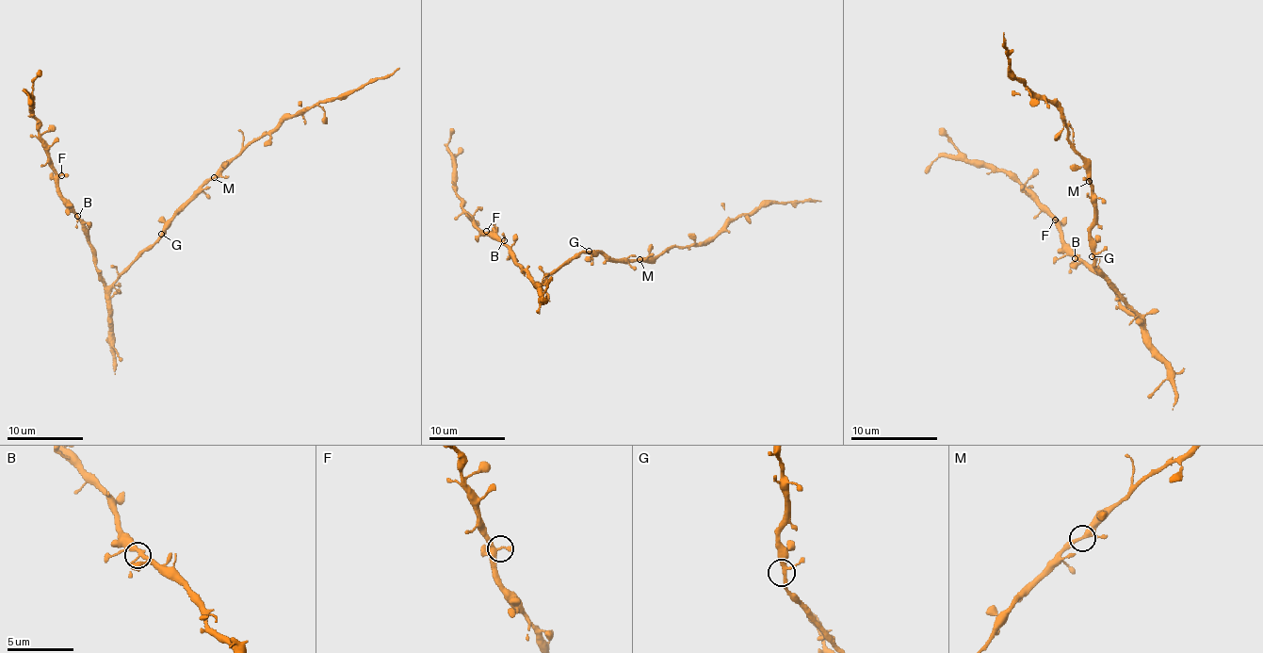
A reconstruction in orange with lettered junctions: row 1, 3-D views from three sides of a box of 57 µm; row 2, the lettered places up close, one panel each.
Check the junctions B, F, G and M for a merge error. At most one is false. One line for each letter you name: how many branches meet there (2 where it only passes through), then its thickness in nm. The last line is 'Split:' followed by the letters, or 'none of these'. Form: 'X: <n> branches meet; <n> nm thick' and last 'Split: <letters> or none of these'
Split: none of these

